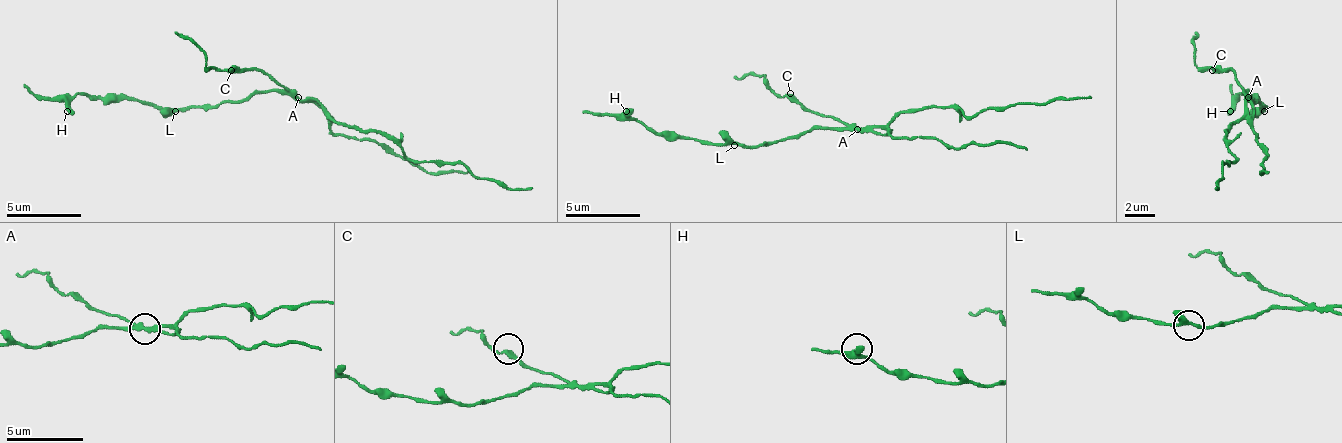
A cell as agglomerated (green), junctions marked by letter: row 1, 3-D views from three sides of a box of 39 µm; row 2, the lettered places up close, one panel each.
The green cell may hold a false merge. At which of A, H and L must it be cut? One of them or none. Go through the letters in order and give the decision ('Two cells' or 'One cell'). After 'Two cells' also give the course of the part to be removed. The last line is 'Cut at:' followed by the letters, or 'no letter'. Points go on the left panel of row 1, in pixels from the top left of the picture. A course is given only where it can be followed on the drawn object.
A: Two cells. Course of the part to remove: (297, 96), (316, 103), (335, 133), (375, 140), (405, 155), (431, 174), (468, 170)
H: One cell
L: One cell
Cut at: A

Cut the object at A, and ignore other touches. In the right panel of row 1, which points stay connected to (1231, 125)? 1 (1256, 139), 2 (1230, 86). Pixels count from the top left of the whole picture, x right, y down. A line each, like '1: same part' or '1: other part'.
1: other part
2: same part

